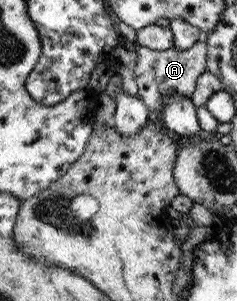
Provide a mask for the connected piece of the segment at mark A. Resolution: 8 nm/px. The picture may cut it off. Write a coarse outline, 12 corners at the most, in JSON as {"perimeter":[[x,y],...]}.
{"perimeter":[[205,37],[189,50],[137,48],[134,80],[145,112],[161,95],[191,98],[206,70]]}

